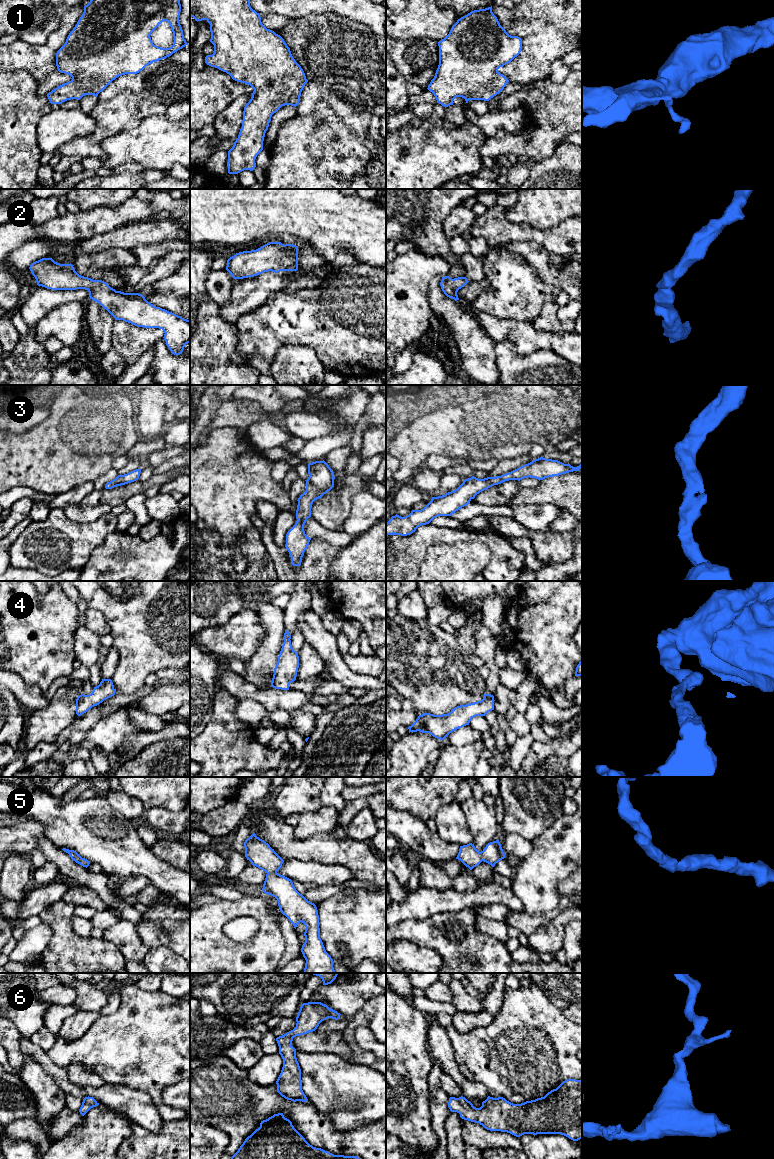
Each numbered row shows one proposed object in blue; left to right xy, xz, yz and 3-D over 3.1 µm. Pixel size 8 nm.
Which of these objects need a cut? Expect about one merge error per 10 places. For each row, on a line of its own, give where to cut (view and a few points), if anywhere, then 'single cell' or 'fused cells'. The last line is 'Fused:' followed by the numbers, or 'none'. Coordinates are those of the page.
1: cut none; single cell
2: cut none; single cell
3: cut none; single cell
4: cut none; single cell
5: cut none; single cell
6: cut none; single cell
Fused: none

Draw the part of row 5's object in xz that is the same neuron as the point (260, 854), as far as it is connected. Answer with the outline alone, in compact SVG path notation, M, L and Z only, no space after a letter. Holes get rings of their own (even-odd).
M255 833L245 840L244 847L247 860L267 873L262 891L278 900L281 913L295 929L300 922L306 927L301 948L306 960L303 973L335 973L333 959L320 938L316 905L296 890L291 879L277 873L284 860Z

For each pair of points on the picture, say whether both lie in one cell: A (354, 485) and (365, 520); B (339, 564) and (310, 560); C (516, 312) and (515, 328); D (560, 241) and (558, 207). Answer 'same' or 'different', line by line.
A: different
B: different
C: different
D: different

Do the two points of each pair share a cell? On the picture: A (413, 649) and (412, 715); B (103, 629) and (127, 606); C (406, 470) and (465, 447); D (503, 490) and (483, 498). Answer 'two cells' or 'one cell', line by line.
A: two cells
B: two cells
C: one cell
D: one cell

